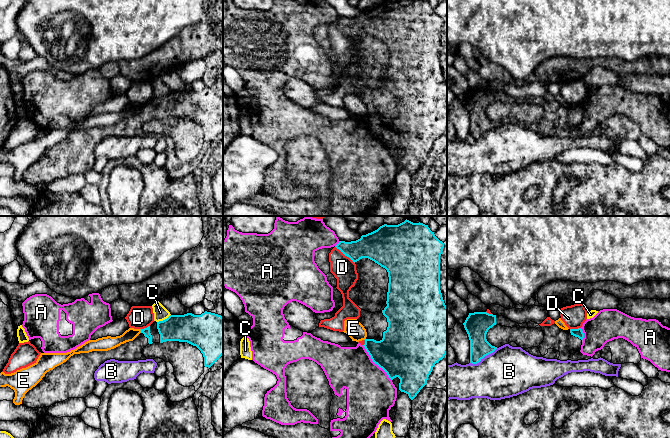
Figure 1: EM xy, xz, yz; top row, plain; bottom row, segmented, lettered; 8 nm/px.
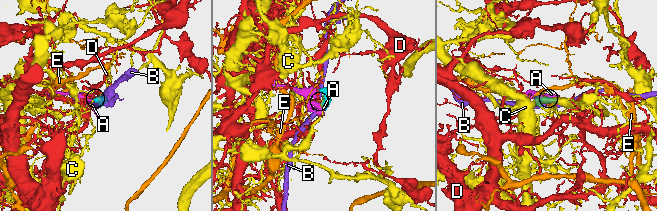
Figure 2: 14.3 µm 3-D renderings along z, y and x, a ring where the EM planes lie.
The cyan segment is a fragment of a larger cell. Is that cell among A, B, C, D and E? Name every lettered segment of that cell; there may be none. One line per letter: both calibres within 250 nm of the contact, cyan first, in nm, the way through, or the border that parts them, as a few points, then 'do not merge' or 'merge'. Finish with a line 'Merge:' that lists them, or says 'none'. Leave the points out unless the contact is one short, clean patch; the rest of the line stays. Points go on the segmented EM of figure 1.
A: 420 nm thick on the cyan side, 380 nm on the other; do not merge
B: 180 nm thick on the cyan side, 400 nm on the other; border along yz (497, 348), (478, 362), (470, 363); do not merge
C: 240 nm thick on the cyan side, 110 nm on the other; do not merge
D: 220 nm thick on the cyan side, 190 nm on the other; do not merge
E: 60 nm thick on the cyan side, 100 nm on the other; border along xy (140, 329), (141, 332); do not merge
Merge: none

